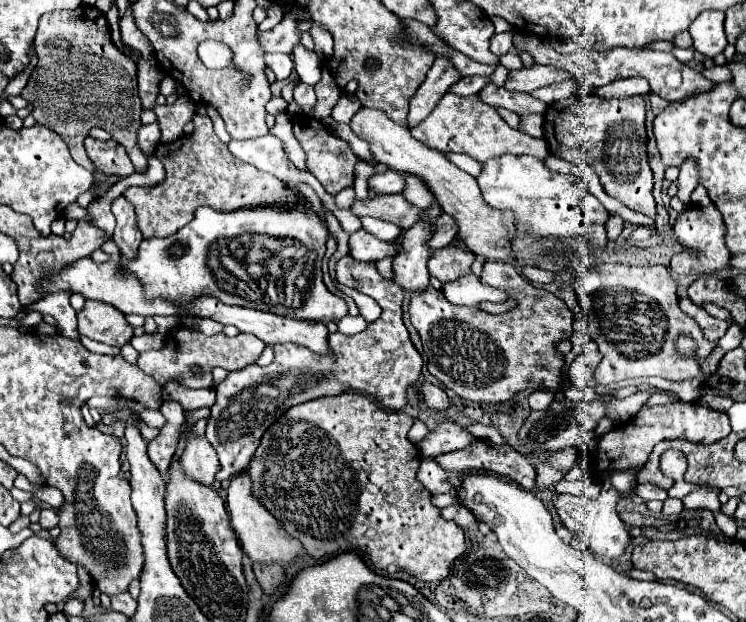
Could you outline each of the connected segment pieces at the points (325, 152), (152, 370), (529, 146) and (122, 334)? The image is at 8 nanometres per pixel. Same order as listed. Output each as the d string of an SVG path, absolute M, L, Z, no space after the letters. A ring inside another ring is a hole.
M300 115L300 117L294 119L294 137L300 141L300 145L306 153L308 173L312 173L330 195L338 193L344 187L352 187L352 183L354 183L354 165L360 161L360 157L352 153L352 149L346 141L342 141L340 137L330 133L314 117L306 117L306 115Z
M180 325L176 331L166 335L162 349L152 349L152 351L140 353L138 355L138 367L146 375L150 375L158 385L166 385L168 381L176 381L184 387L200 389L200 387L210 387L212 385L212 369L214 367L224 367L226 371L244 369L244 367L256 363L256 359L264 351L264 347L266 345L258 337L252 337L250 333L238 333L236 337L226 337L224 333L218 333L218 335L206 337L204 333L200 333L194 327ZM194 363L204 367L204 375L198 375L198 377L192 375L190 367Z
M446 93L438 101L434 111L420 125L412 127L410 133L418 141L428 145L430 149L436 149L436 151L442 151L442 153L450 153L450 151L466 153L480 163L484 163L492 157L506 155L506 153L534 155L538 159L546 159L550 155L544 139L536 139L536 137L530 137L522 131L510 129L506 125L506 121L496 113L496 109L486 105L478 95L462 97L462 95L456 95L456 93Z
M86 301L78 313L80 335L94 341L122 347L132 339L132 327L126 323L124 313L102 301Z

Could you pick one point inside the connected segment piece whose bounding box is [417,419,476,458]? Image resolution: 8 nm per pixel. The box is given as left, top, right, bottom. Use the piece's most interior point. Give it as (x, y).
(448, 436)

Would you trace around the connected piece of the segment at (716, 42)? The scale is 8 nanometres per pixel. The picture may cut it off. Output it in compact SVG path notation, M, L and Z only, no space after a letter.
M702 11L688 31L694 39L696 51L700 51L702 55L714 57L716 53L722 53L728 45L724 33L724 11Z

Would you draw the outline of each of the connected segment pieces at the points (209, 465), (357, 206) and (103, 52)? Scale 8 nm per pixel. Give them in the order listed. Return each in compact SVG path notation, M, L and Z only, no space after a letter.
M192 429L188 431L188 443L180 457L180 467L184 469L184 475L196 483L212 487L214 475L218 471L216 451L212 445L208 445L206 439L194 439Z
M376 195L376 197L368 197L364 201L354 201L352 211L359 217L370 216L378 219L382 217L404 229L410 229L414 223L420 223L420 221L430 223L436 217L440 217L440 213L442 213L442 209L438 205L430 205L430 209L422 211L422 209L414 207L412 203L408 203L402 195Z
M84 3L72 11L46 13L46 17L40 19L34 45L38 63L30 73L22 97L32 105L36 123L56 131L62 141L68 143L72 159L90 172L94 164L86 154L84 140L92 127L106 129L126 149L136 173L144 173L148 159L136 139L142 125L136 67L132 59L112 43L106 15Z

